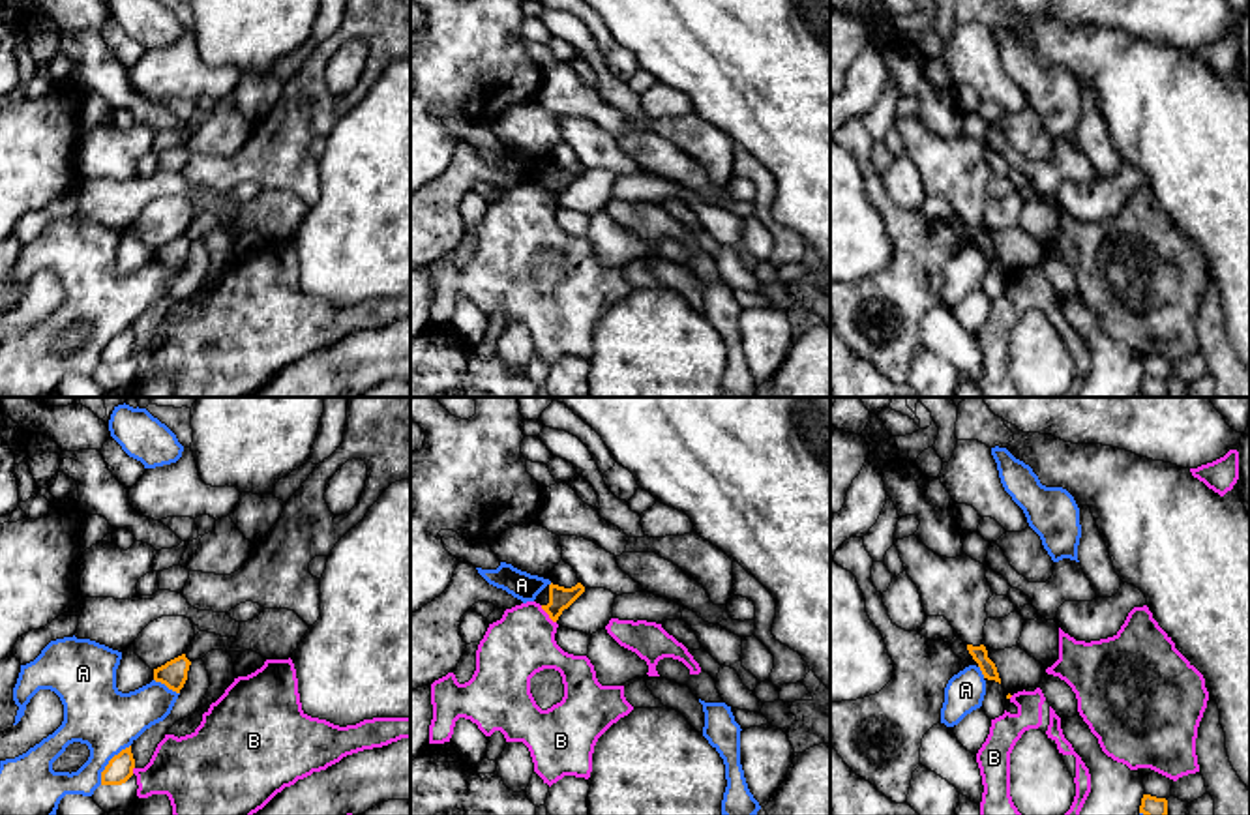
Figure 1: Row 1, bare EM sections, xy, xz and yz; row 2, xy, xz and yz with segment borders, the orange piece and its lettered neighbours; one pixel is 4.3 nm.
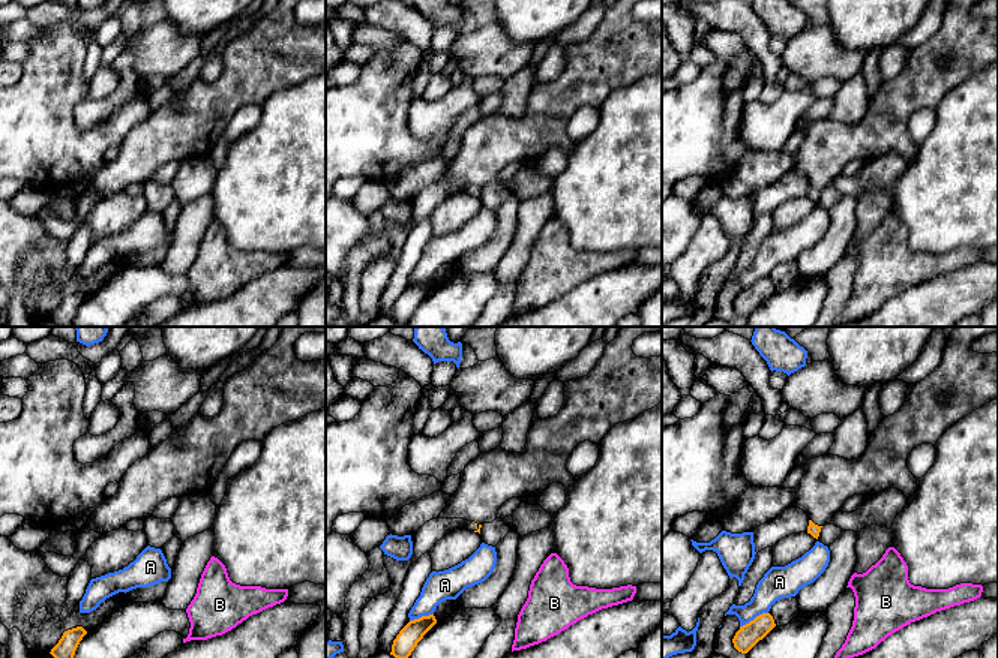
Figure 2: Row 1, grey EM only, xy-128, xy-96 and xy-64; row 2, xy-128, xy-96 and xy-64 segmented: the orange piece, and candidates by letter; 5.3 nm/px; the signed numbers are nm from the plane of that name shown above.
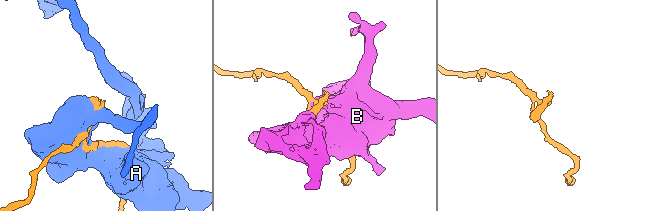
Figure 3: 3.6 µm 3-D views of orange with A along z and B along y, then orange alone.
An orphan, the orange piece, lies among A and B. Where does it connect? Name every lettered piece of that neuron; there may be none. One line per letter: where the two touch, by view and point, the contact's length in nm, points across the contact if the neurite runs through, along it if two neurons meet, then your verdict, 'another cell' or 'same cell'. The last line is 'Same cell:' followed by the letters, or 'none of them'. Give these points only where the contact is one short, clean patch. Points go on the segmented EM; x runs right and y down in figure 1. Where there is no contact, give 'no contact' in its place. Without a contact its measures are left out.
A: xy (109, 763) | 220 nm | another cell
B: xz (548, 613) | 100 nm | another cell
Same cell: none of them

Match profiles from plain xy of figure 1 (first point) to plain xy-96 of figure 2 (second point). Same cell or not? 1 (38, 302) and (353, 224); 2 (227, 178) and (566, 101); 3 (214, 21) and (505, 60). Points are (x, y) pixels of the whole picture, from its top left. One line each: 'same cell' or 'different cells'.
1: different cells
2: same cell
3: different cells

